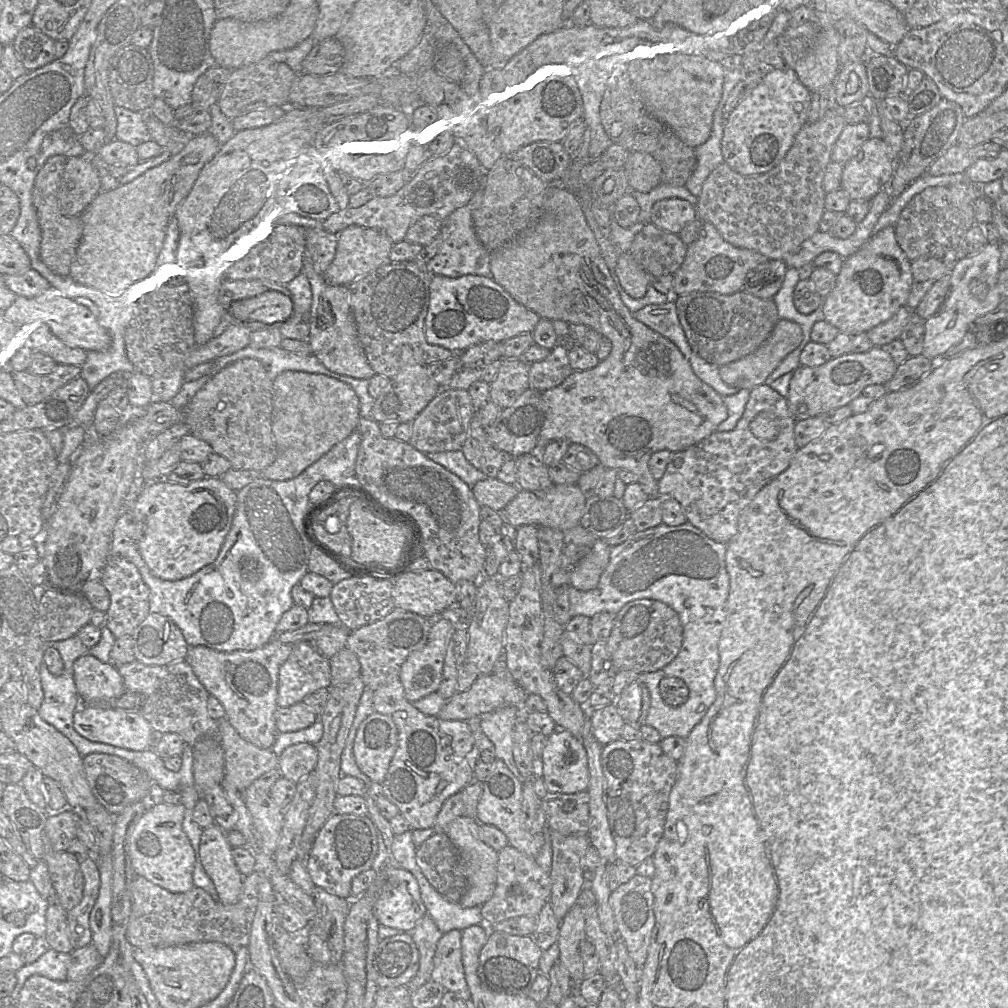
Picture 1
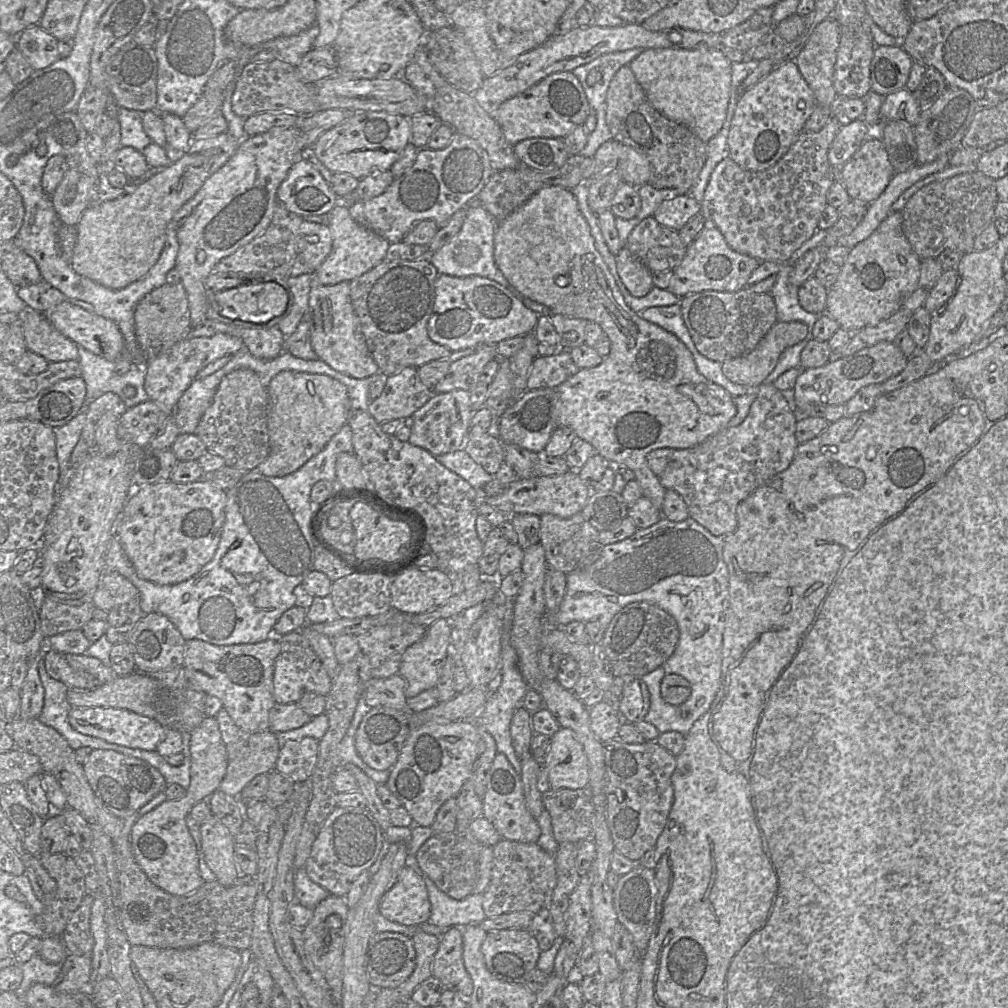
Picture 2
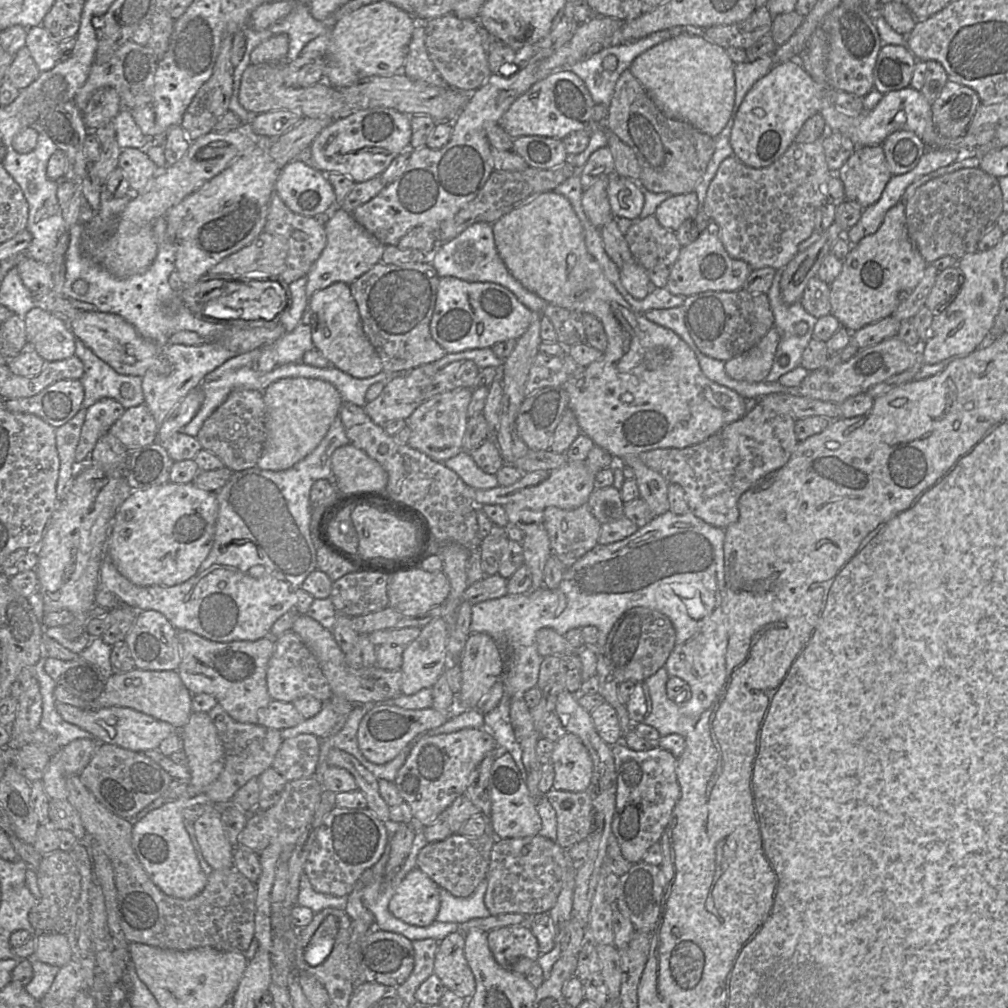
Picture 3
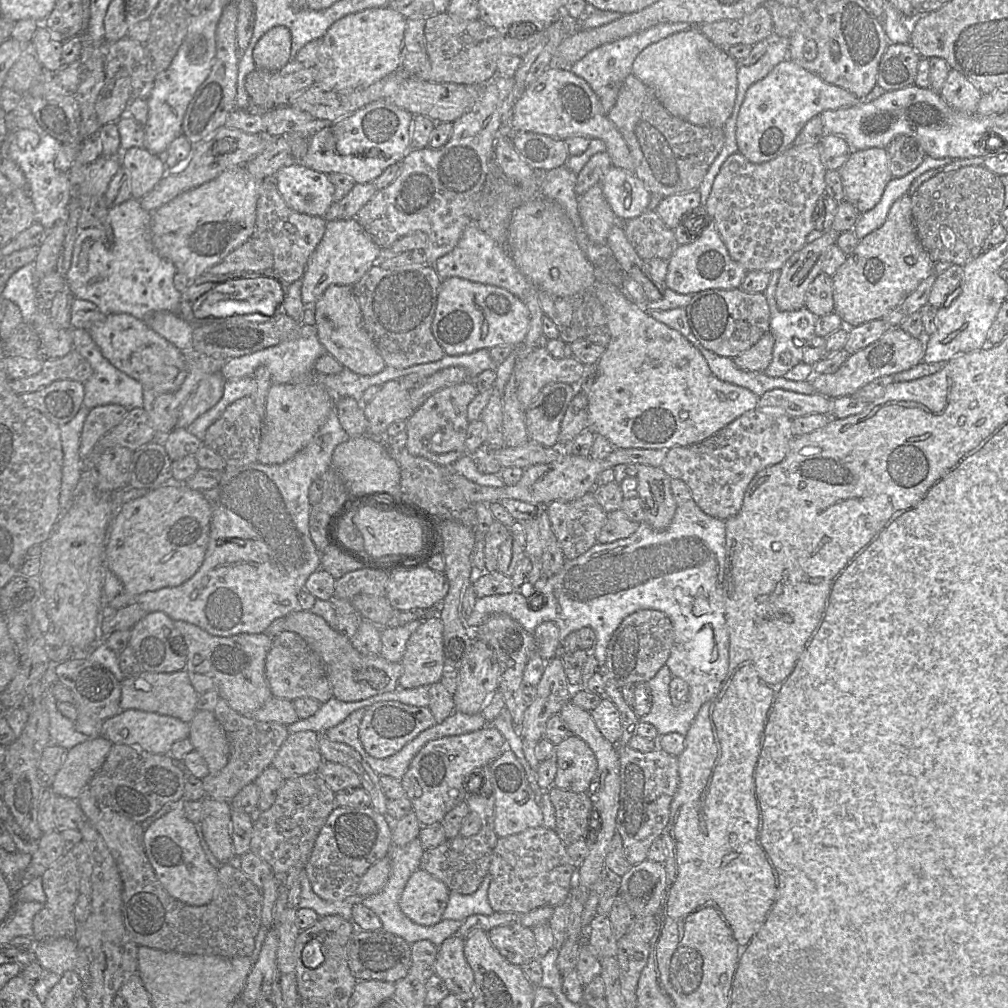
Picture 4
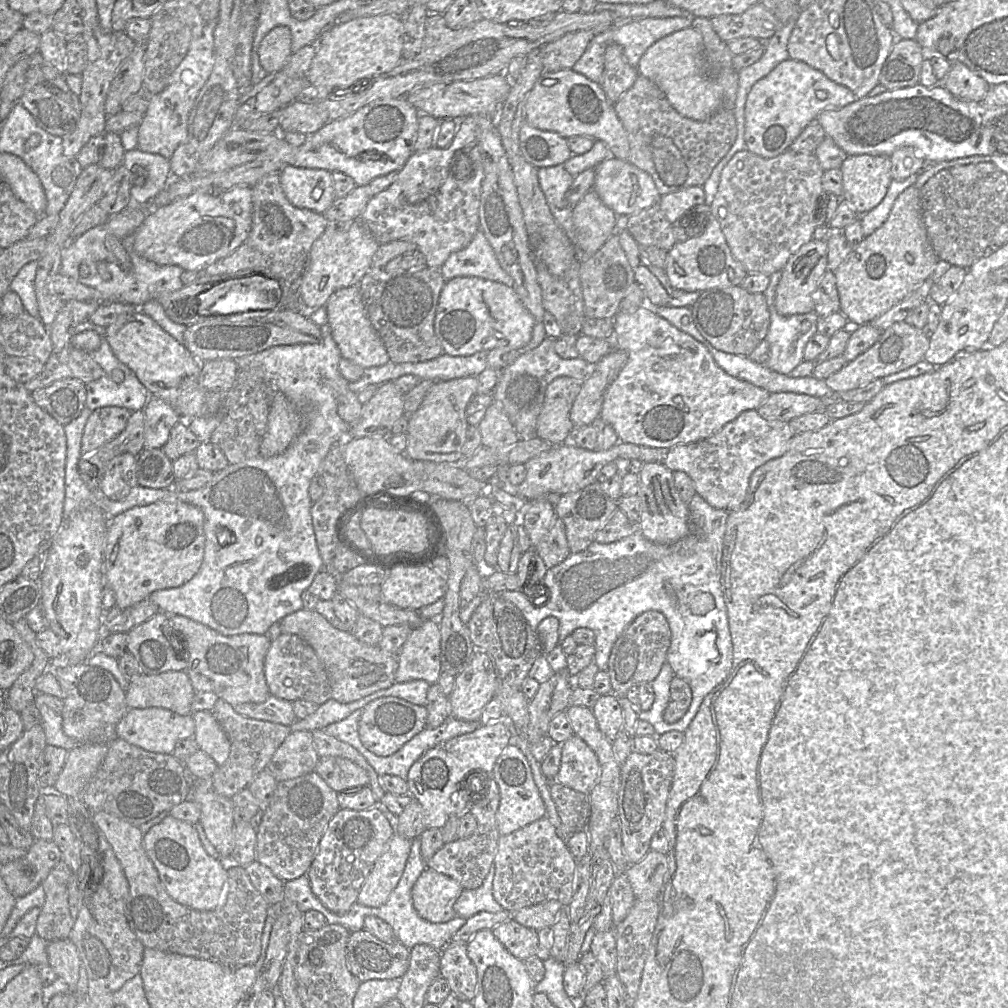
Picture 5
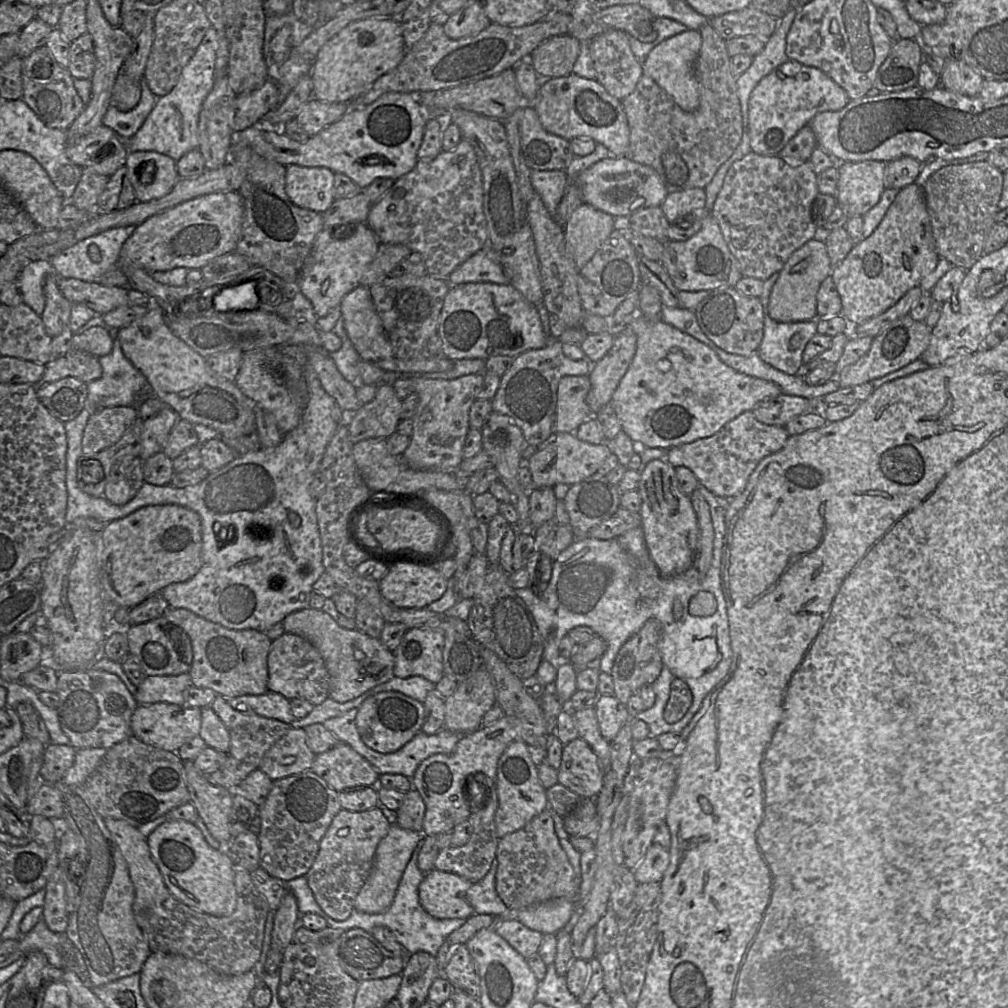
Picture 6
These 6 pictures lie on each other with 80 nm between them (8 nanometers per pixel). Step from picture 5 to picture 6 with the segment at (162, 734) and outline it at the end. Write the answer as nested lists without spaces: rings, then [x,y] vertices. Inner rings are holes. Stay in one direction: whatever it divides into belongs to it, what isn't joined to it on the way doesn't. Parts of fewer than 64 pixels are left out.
[[[158,702],[138,705],[131,717],[132,736],[156,748],[177,752],[188,740],[199,736],[202,708]]]

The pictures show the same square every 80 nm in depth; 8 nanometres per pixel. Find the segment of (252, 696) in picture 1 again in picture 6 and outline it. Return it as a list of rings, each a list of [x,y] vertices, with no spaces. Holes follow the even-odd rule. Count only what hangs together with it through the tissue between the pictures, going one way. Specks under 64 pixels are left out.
[[[168,608],[162,616],[168,627],[179,627],[191,642],[192,663],[188,674],[192,685],[210,688],[224,698],[261,695],[268,691],[267,659],[272,640],[264,632],[230,630],[186,609]]]

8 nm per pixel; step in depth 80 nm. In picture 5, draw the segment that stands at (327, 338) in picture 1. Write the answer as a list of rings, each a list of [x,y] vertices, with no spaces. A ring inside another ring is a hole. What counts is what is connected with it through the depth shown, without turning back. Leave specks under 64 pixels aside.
[[[358,285],[338,289],[329,297],[324,307],[328,318],[327,325],[342,358],[363,369],[383,366],[390,361],[383,341],[368,318]]]

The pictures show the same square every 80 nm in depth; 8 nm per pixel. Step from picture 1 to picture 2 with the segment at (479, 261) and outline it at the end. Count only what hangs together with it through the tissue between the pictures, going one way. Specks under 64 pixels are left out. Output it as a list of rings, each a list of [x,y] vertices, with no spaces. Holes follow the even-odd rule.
[[[471,200],[461,229],[450,241],[428,256],[430,263],[439,274],[455,277],[481,276],[514,291],[494,261],[494,234],[498,223],[481,205]]]

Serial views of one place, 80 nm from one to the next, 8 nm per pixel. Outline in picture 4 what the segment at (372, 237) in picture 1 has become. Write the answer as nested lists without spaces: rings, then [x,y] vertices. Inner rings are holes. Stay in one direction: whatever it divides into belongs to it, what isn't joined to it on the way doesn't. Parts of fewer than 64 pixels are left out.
[[[356,218],[327,221],[325,233],[311,254],[302,276],[303,304],[313,306],[330,285],[353,286],[378,262],[380,251],[381,247],[366,233]]]

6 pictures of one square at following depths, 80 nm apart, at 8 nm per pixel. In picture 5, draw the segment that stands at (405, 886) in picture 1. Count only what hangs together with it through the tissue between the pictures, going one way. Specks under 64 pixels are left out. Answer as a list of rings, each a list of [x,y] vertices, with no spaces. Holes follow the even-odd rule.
[[[426,868],[413,886],[413,906],[421,918],[445,923],[457,917],[454,904],[462,891],[457,881]]]

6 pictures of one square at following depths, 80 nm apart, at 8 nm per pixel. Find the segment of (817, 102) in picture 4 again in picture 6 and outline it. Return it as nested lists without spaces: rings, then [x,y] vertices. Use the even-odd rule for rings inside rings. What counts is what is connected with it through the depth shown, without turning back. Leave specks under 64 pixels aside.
[[[789,59],[763,77],[750,94],[751,150],[762,156],[777,156],[817,113],[841,110],[849,101],[847,92],[823,71]]]

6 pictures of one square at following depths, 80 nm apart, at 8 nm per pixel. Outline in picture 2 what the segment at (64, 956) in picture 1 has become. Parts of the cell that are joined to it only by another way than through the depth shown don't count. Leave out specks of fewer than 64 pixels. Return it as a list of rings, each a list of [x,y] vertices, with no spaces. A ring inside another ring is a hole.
[[[40,954],[33,956],[29,961],[21,965],[23,980],[15,994],[24,1001],[24,995],[36,983],[54,987],[62,970],[63,963],[48,963]]]

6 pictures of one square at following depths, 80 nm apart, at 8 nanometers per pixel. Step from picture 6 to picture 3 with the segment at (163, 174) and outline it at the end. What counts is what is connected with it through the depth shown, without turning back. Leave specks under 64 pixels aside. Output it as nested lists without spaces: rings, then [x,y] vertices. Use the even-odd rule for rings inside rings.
[[[137,148],[121,149],[117,167],[126,174],[132,194],[143,192],[160,171],[145,149]]]

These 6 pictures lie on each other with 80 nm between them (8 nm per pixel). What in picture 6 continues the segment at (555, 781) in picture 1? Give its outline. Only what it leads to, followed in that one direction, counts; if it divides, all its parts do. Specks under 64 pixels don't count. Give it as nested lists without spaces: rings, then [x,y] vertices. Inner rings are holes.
[[[577,738],[564,745],[558,769],[558,783],[578,794],[581,799],[595,799],[600,793],[604,783],[604,768],[598,756],[583,739]]]

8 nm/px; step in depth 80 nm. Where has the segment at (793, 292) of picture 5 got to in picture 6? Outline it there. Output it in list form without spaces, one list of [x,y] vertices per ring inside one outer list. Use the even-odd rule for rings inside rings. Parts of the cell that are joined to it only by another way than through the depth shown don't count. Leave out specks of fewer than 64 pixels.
[[[811,239],[789,257],[772,287],[768,313],[777,322],[798,322],[817,319],[817,292],[833,268],[825,242]]]

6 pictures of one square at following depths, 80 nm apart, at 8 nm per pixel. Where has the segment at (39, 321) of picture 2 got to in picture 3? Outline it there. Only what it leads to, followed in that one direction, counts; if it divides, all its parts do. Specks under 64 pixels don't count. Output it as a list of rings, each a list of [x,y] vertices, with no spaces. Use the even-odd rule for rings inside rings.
[[[39,306],[24,317],[28,347],[32,347],[45,361],[58,361],[75,355],[75,336],[68,324]]]

